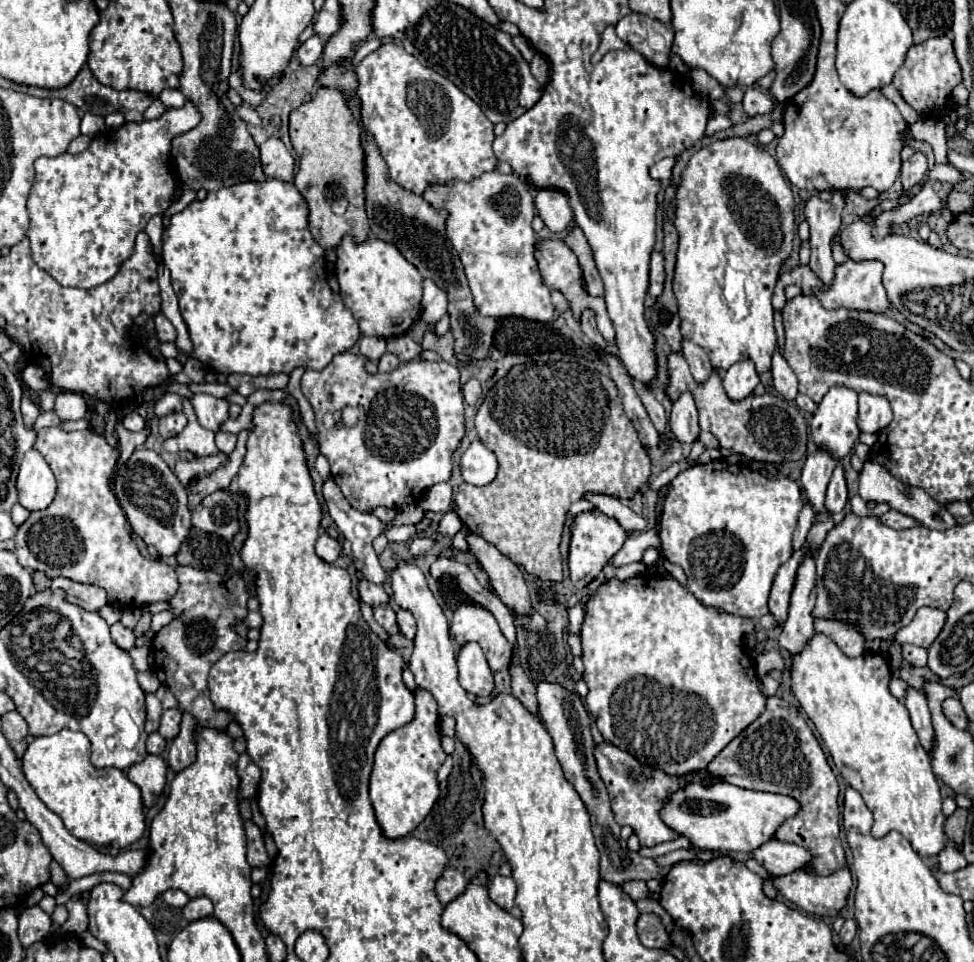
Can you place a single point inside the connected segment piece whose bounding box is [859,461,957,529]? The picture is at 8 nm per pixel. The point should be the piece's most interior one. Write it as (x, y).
(876, 484)

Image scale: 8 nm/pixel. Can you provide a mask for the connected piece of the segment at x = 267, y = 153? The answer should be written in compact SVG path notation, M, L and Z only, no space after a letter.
M267 139L259 149L261 149L261 167L267 177L275 177L283 181L293 179L295 161L281 139Z

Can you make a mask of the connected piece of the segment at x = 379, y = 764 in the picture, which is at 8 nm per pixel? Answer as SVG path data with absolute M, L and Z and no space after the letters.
M425 689L415 691L417 715L415 719L391 731L377 747L375 765L371 771L369 795L375 809L377 823L387 839L401 839L409 835L431 811L439 797L437 771L445 761L445 751L441 747L439 733L439 713L433 695Z

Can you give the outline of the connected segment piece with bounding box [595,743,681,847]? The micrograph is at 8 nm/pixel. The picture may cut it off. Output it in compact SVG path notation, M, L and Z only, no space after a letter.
M601 743L595 747L595 759L599 767L599 775L607 785L611 797L611 809L615 813L615 821L619 825L629 825L641 841L641 847L653 847L663 841L673 841L679 835L669 829L661 817L661 803L667 799L669 791L677 791L681 787L681 777L671 777L659 769L649 765L641 765L633 755L621 751L611 743Z

